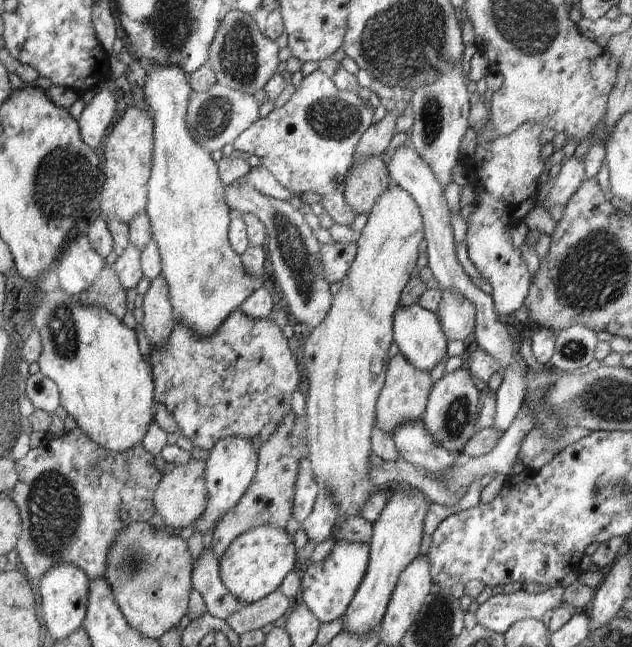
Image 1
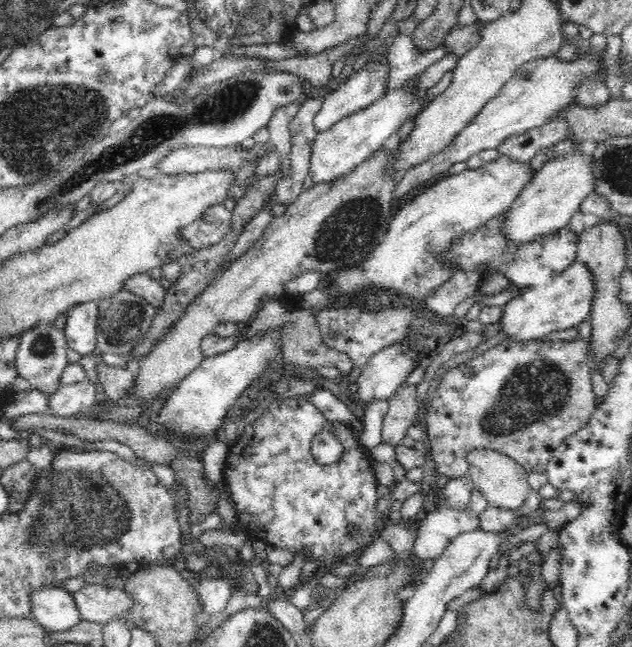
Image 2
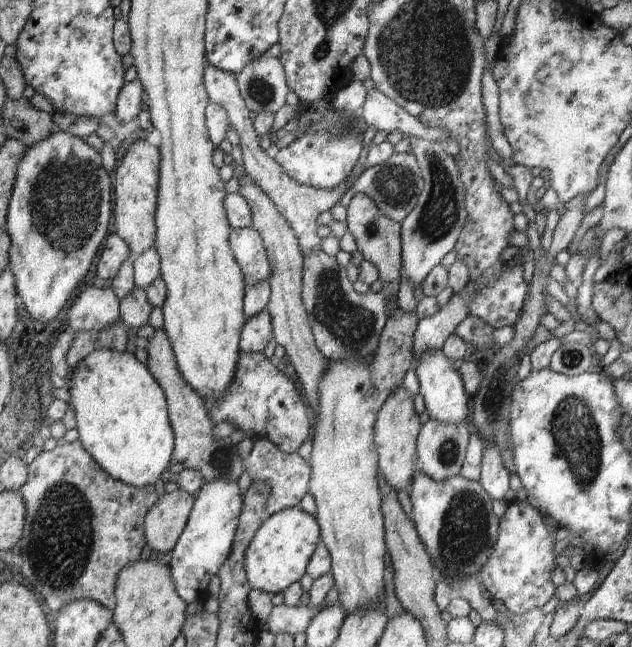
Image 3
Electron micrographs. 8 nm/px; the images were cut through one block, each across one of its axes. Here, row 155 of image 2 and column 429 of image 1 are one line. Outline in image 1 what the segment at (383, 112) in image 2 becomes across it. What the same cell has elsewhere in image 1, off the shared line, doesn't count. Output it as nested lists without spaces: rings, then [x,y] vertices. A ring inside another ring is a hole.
[[[412,304],[412,306],[398,306],[393,316],[392,326],[393,341],[398,344],[399,352],[404,358],[416,366],[418,370],[426,370],[430,372],[436,364],[440,364],[446,358],[446,346],[448,346],[448,338],[444,334],[442,325],[438,320],[437,314],[422,308],[420,304]]]

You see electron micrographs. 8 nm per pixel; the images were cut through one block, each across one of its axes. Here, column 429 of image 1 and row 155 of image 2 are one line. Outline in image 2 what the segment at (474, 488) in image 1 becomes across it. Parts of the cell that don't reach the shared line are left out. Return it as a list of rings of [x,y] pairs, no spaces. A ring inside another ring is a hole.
[[[554,118],[541,127],[510,136],[497,149],[501,155],[510,156],[514,161],[528,163],[540,150],[566,140],[568,135],[569,124],[565,120]]]

